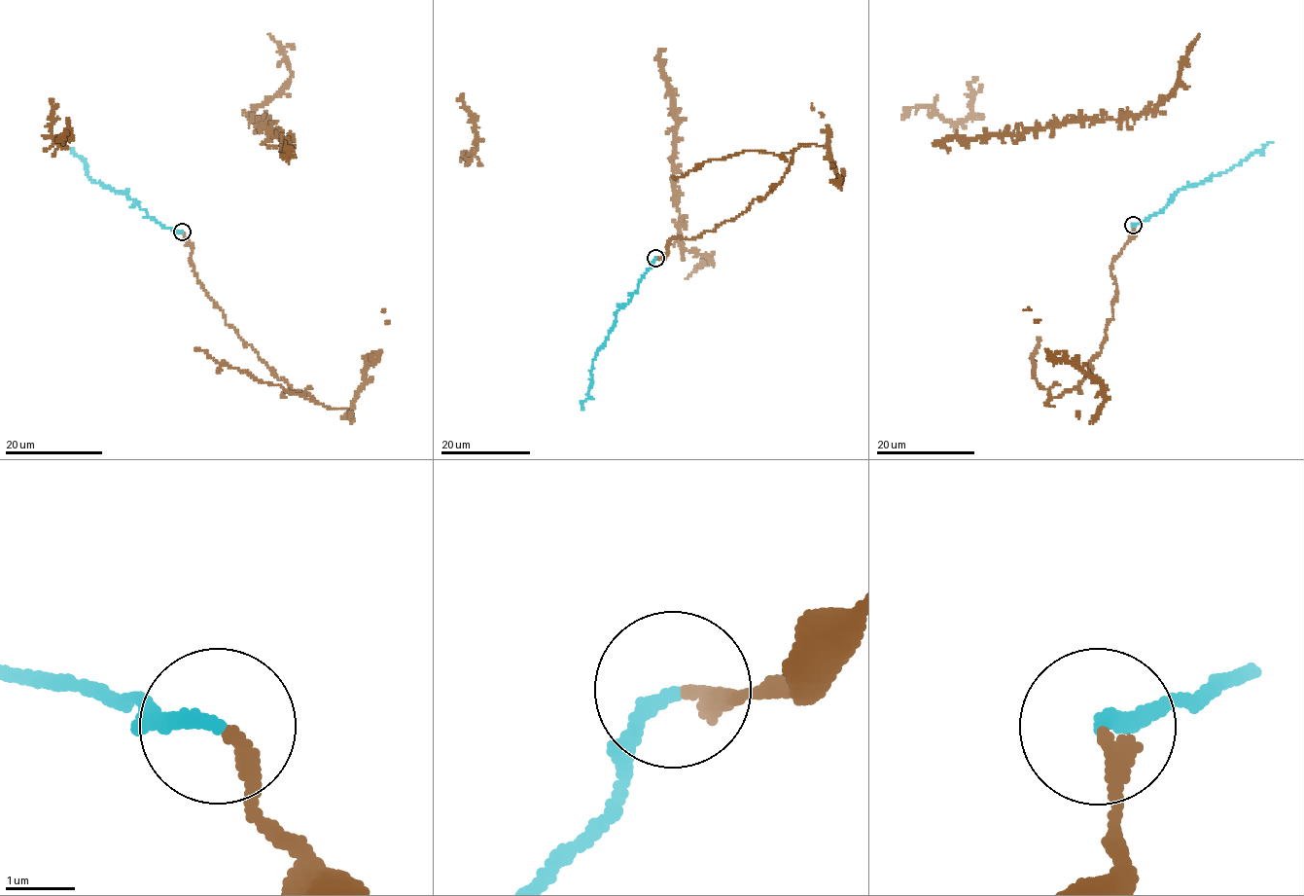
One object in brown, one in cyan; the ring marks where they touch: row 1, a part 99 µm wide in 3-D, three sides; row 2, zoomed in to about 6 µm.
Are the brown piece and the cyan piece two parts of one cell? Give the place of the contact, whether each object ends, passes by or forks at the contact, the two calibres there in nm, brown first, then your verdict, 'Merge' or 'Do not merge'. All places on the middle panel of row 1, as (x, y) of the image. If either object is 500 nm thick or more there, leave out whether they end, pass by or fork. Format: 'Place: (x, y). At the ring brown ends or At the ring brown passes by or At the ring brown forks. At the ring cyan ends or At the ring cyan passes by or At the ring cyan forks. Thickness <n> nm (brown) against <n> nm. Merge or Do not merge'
Place: (655, 258). At the ring brown ends. At the ring cyan ends. Thickness 240 nm (brown) against 220 nm. Merge

